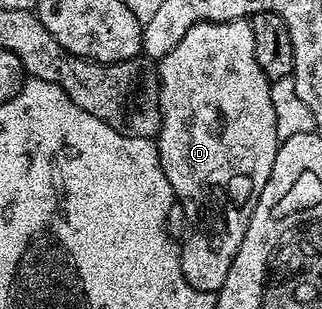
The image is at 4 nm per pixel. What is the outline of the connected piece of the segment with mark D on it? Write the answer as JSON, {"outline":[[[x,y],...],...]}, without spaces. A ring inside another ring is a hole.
{"outline":[[[249,19],[229,20],[228,22],[200,22],[168,50],[168,54],[156,64],[159,82],[159,106],[162,109],[162,125],[156,137],[158,157],[162,169],[166,171],[168,182],[174,191],[174,199],[184,206],[186,234],[181,237],[182,273],[188,283],[196,290],[217,293],[224,286],[224,278],[232,270],[232,258],[236,258],[236,250],[240,250],[240,242],[244,242],[244,234],[248,234],[248,222],[252,222],[252,210],[256,210],[256,202],[260,198],[260,190],[264,190],[264,182],[272,174],[272,162],[276,162],[278,145],[276,134],[276,110],[272,110],[271,81],[266,79],[264,70],[260,70],[260,62],[256,62],[256,42],[252,40],[252,26]]]}

